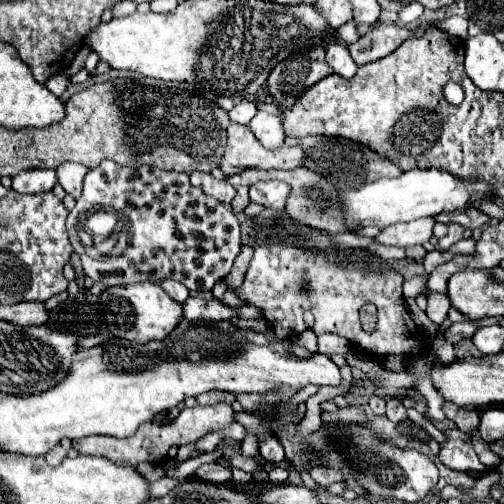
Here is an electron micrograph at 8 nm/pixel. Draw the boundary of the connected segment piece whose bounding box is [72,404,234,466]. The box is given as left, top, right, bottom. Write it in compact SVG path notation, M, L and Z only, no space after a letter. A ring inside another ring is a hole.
M216 404L216 406L194 406L194 408L184 408L180 416L172 422L158 424L158 422L144 422L136 430L134 436L130 438L112 438L112 436L86 436L72 440L72 446L80 454L88 456L104 456L112 460L114 464L130 464L136 466L140 462L150 462L150 464L162 464L168 456L170 446L184 446L184 444L194 444L198 438L218 432L222 428L228 428L234 422L234 410L228 404Z

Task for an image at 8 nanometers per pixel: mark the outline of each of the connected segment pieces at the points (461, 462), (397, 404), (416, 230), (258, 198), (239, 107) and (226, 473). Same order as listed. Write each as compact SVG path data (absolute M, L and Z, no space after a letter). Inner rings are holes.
M456 426L446 428L444 430L444 444L440 446L440 454L438 460L452 468L452 470L466 470L466 472L482 472L486 470L486 466L478 460L472 442L470 442L470 434L458 430Z
M388 398L388 400L386 400L386 416L388 416L388 420L392 420L392 422L402 422L402 420L406 418L406 408L404 408L404 404L402 404L400 400L396 400L396 398Z
M420 218L414 222L398 222L398 224L384 228L374 238L374 242L384 244L384 246L400 246L400 248L424 244L432 236L432 226L434 226L434 218Z
M274 180L256 182L250 188L250 200L272 210L284 210L288 194L290 194L290 186L284 182L274 182Z
M238 102L230 112L228 112L228 118L230 122L236 122L236 124L248 124L252 120L252 116L256 114L256 104L252 102Z
M202 464L196 470L196 478L204 480L204 482L212 482L212 484L222 484L222 482L228 482L232 478L232 474L230 474L230 468L226 468L226 466Z

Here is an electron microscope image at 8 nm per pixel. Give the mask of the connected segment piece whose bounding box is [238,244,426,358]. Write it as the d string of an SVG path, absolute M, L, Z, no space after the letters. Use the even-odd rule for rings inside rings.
M268 244L254 248L254 256L238 294L242 300L262 310L278 338L296 338L306 330L312 330L314 334L332 332L352 344L356 342L362 352L388 358L418 354L426 348L424 336L404 306L402 280L402 274L396 270L374 272L348 268L330 262L328 256L318 250ZM364 302L372 302L378 308L376 332L366 332L360 324L358 310Z

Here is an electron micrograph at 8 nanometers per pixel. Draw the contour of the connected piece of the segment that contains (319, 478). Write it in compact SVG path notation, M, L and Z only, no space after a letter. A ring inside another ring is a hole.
M312 468L310 470L310 476L314 478L314 482L316 484L320 484L320 486L328 486L328 484L334 484L334 482L338 482L338 480L342 480L342 474L338 474L338 472L334 472L334 470L328 470L328 468Z

